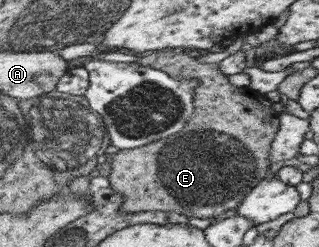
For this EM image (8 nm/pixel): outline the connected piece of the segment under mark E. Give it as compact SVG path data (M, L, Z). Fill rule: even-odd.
M153 51L150 56L141 56L138 58L136 63L141 65L149 65L152 68L160 69L163 72L168 72L170 76L176 79L184 80L199 80L199 88L195 92L195 112L193 116L189 118L189 123L185 126L184 131L177 132L176 135L169 136L167 138L158 140L156 143L147 144L147 146L131 149L131 150L119 150L112 156L111 172L108 176L110 180L111 188L114 192L117 192L120 196L125 198L124 206L122 211L127 212L151 212L151 211L163 211L163 212L181 212L181 214L187 214L191 218L211 218L219 216L227 212L227 210L235 210L241 206L243 199L245 199L261 182L263 179L268 178L269 164L271 163L271 147L275 142L275 137L280 130L280 116L283 114L283 105L281 102L272 102L267 100L263 94L257 94L254 91L253 94L247 94L247 88L237 88L235 84L229 82L229 76L223 74L223 70L218 68L218 64L203 64L199 62L197 58L189 56L186 53L175 53L175 52L161 52Z

